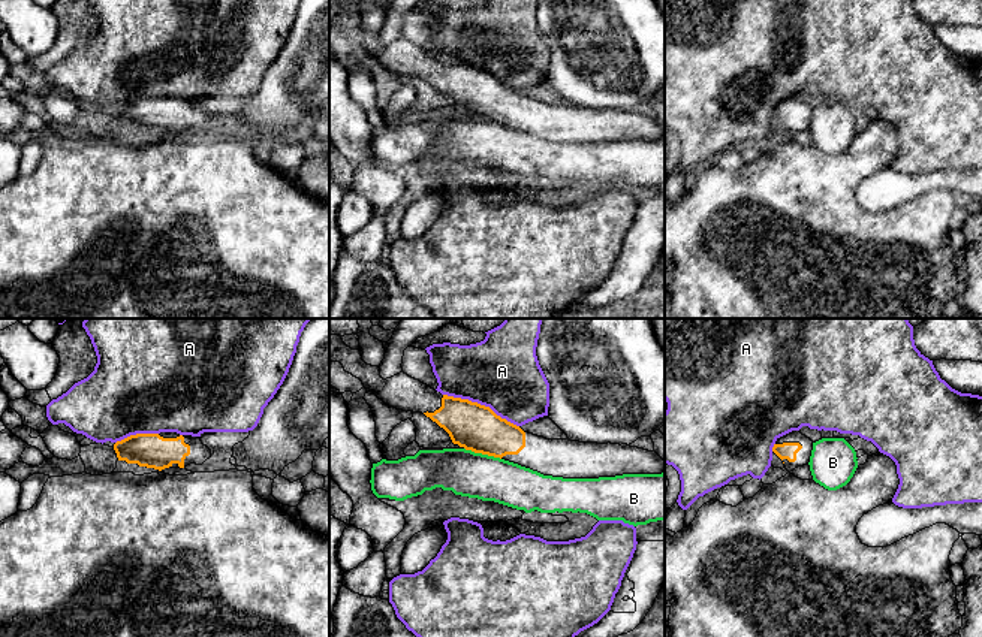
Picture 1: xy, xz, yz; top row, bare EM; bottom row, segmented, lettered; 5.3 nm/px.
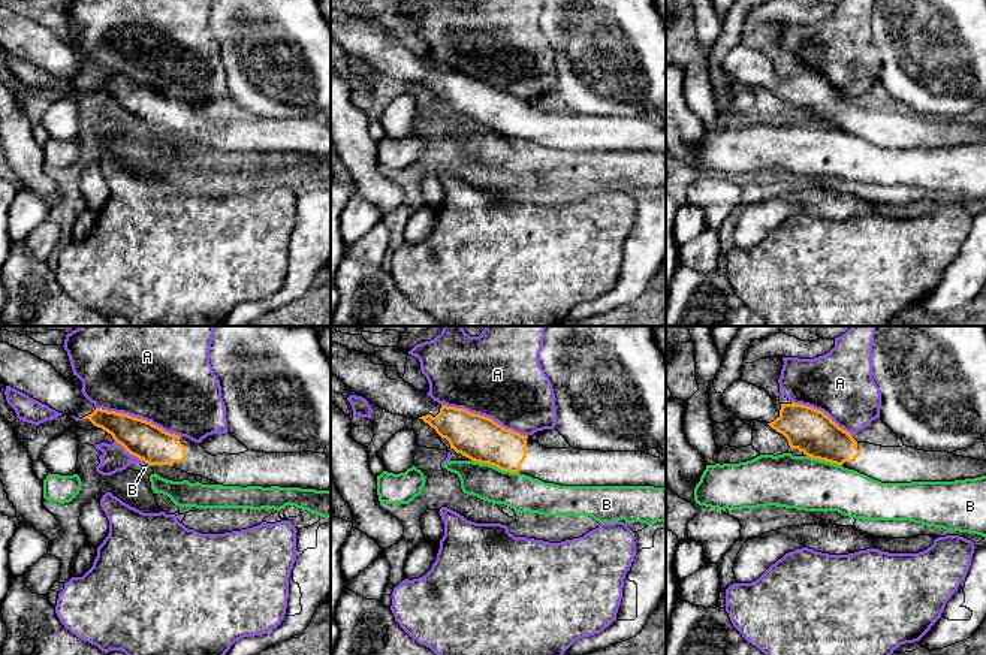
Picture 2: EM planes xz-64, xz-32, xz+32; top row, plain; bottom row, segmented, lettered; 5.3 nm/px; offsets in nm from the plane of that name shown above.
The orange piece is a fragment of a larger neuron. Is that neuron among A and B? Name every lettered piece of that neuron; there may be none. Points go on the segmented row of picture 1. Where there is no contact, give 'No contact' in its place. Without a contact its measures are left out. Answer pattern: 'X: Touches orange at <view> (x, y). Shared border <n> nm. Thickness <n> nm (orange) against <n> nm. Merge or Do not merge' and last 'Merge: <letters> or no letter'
A: Touches orange at xz (479, 404). Shared border 440 nm. Thickness 260 nm (orange) against 400 nm. Do not merge
B: Touches orange at xz (482, 453). Shared border 220 nm. Thickness 260 nm (orange) against 240 nm. Do not merge
Merge: no letter

